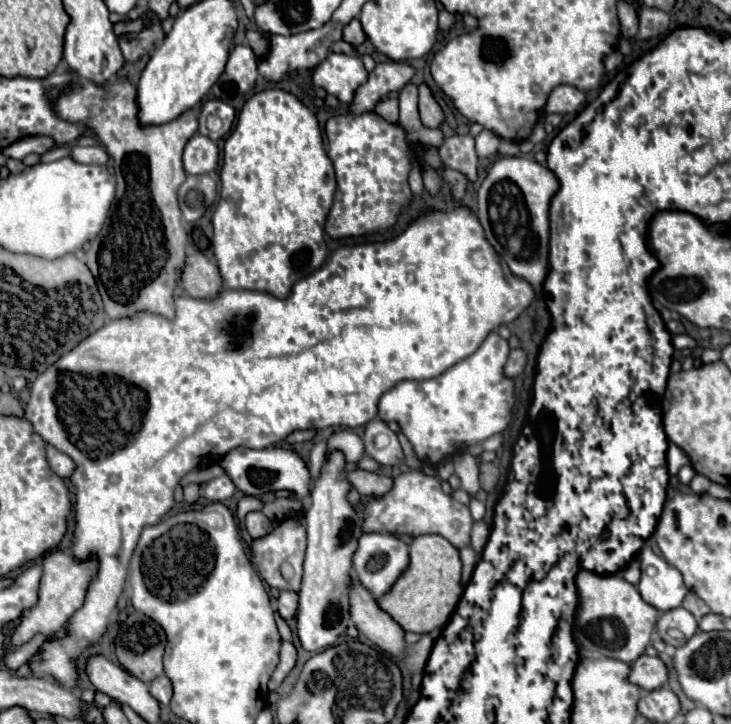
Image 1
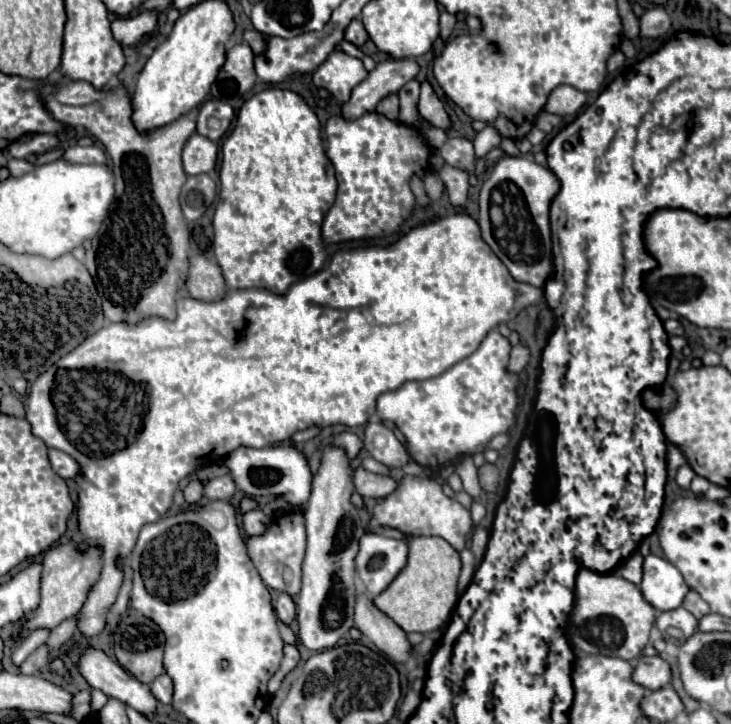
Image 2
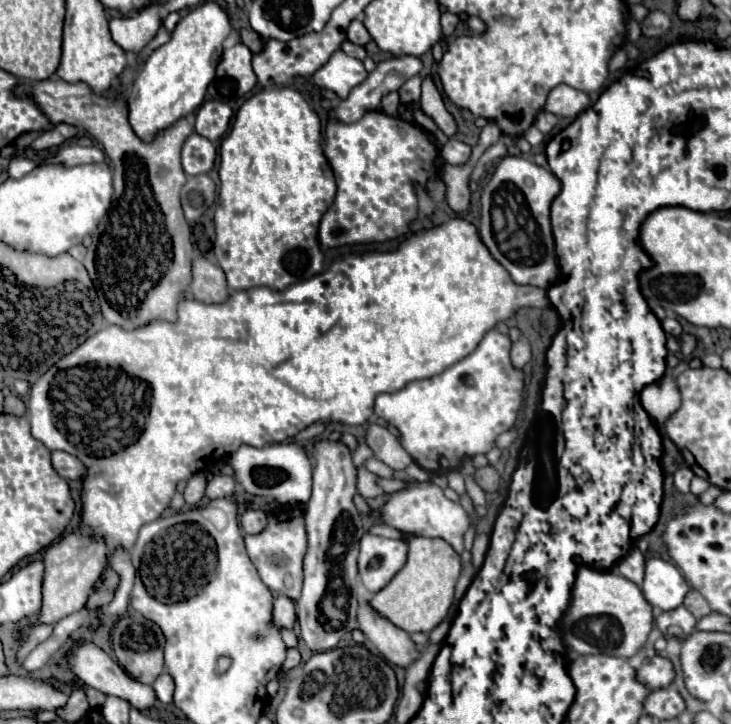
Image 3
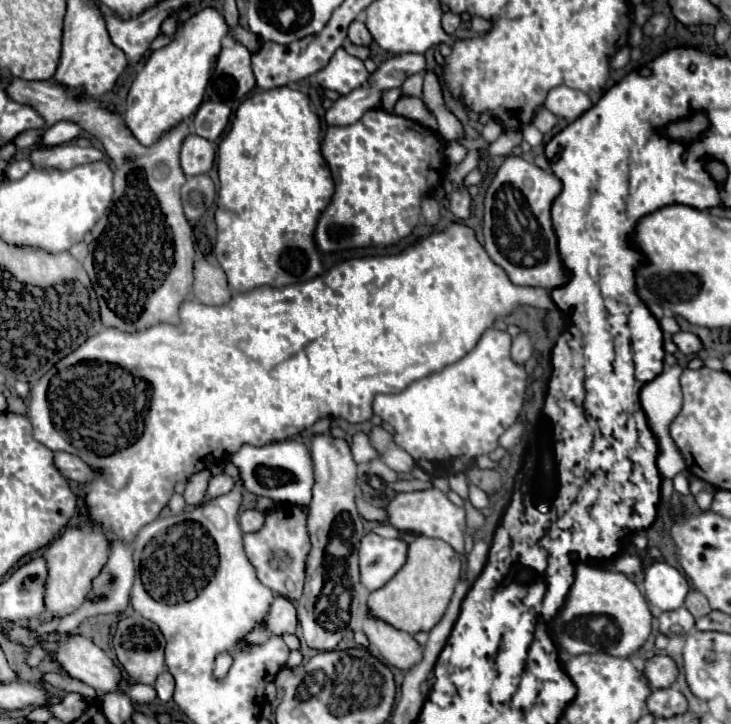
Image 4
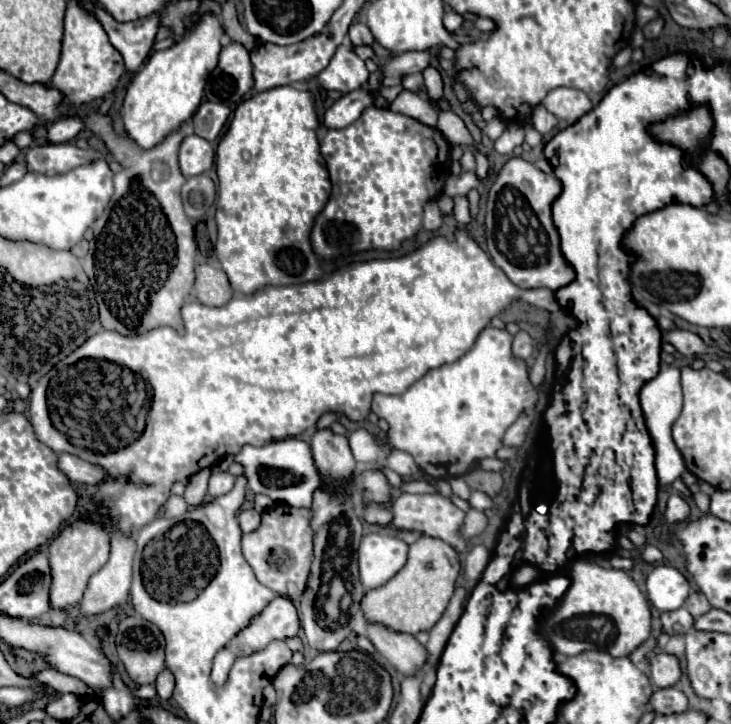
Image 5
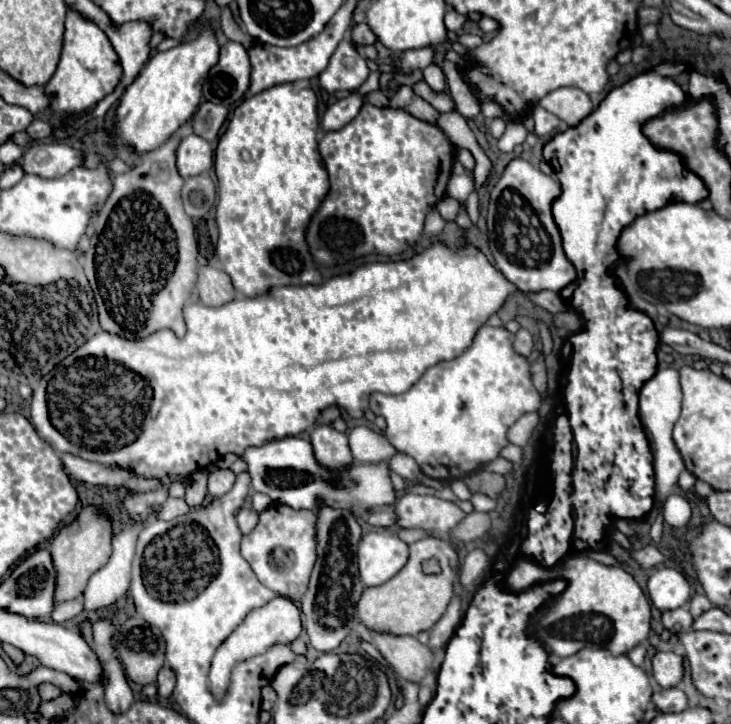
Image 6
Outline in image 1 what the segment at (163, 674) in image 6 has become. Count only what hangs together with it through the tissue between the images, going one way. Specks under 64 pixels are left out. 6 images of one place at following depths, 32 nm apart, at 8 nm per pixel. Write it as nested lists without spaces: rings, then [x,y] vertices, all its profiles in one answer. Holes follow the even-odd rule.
[[[160,676],[156,680],[150,682],[150,692],[158,698],[160,704],[170,704],[170,698],[172,698],[172,684],[166,676]]]

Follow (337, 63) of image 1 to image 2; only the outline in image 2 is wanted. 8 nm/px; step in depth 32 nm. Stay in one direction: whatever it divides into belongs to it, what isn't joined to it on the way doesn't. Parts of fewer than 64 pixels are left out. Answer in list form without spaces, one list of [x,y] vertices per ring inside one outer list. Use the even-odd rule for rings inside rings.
[[[332,52],[326,62],[316,68],[316,72],[312,74],[312,82],[326,88],[340,102],[348,102],[352,88],[366,80],[366,76],[368,72],[360,58],[352,58],[344,52]]]

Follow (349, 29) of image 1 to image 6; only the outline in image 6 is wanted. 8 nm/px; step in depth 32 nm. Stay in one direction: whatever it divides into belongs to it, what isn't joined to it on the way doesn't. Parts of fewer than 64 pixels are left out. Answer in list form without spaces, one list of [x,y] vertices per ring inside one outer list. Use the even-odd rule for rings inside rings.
[[[366,22],[354,24],[352,30],[350,30],[350,36],[352,36],[352,42],[354,42],[354,44],[374,44],[374,42],[376,42],[376,36],[374,36],[374,32],[368,28]]]

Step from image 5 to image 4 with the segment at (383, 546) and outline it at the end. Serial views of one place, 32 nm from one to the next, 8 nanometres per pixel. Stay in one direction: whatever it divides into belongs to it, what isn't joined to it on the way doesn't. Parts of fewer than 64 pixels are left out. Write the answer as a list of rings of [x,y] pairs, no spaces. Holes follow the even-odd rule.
[[[366,534],[360,544],[360,580],[374,592],[382,588],[404,564],[408,544],[378,534]]]

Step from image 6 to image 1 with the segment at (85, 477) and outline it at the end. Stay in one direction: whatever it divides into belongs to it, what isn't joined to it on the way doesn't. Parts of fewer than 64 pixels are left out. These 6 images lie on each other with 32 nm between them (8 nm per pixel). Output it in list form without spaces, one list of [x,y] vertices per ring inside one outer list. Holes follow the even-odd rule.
[[[46,444],[46,460],[48,460],[52,472],[58,474],[60,478],[72,476],[72,458],[68,458],[66,454],[60,454],[52,444]]]

